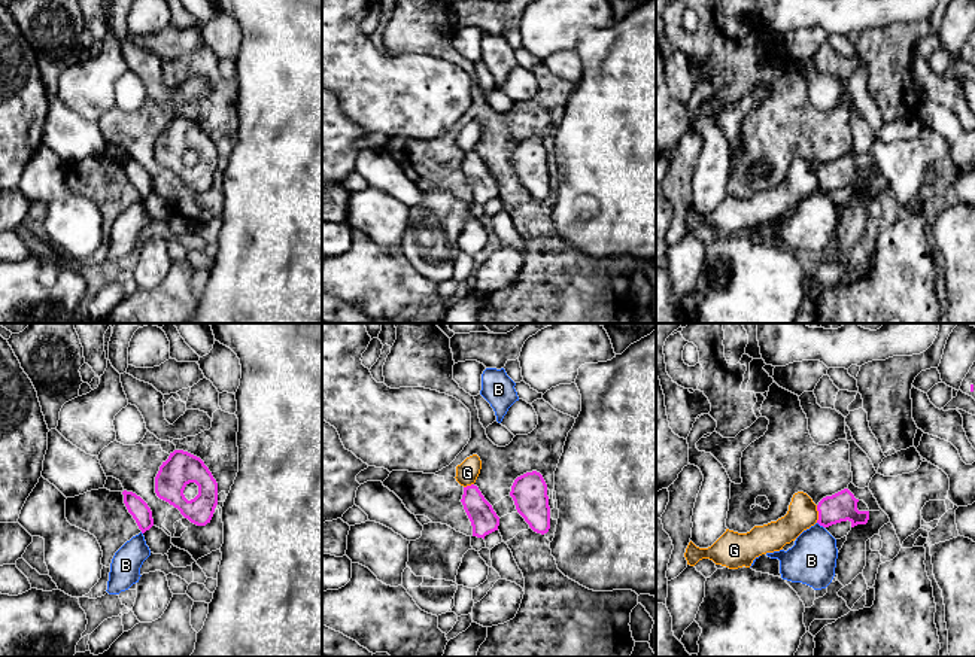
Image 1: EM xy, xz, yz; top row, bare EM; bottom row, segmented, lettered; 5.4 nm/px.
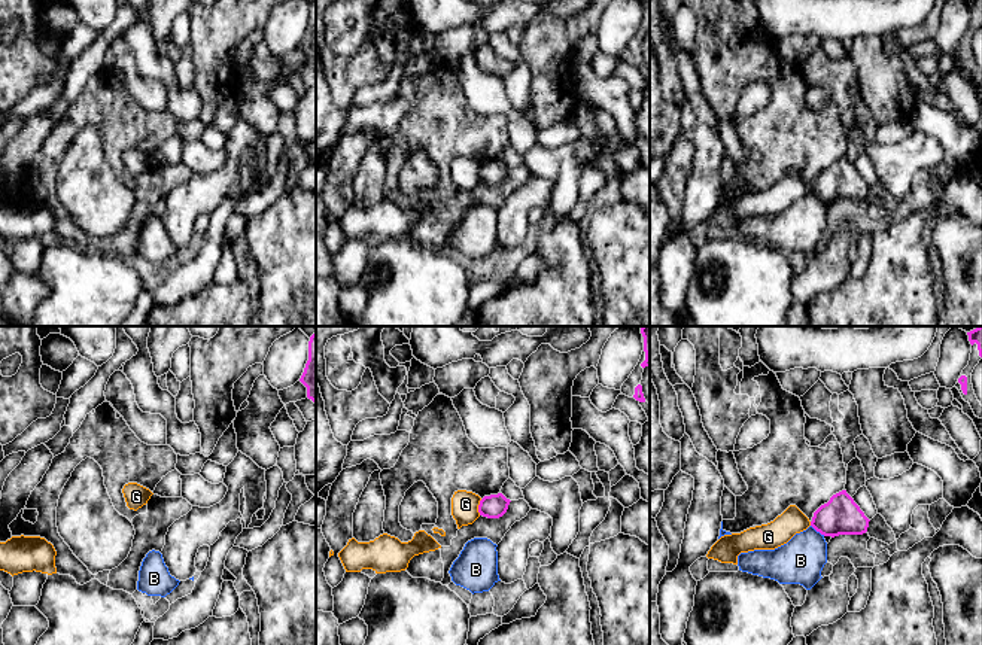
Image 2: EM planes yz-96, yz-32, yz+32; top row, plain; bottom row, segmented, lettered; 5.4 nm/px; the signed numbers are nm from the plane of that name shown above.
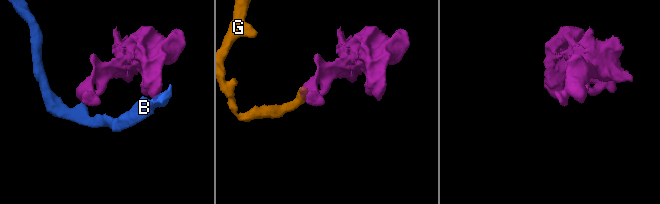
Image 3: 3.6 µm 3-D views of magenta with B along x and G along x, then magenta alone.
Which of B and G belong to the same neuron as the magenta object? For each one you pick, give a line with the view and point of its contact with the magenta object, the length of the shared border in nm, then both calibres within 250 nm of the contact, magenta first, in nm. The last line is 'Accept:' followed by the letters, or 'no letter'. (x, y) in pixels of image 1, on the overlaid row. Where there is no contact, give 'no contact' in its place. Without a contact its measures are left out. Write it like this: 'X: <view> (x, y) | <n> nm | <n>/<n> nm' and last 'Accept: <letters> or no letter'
Accept: no letter

